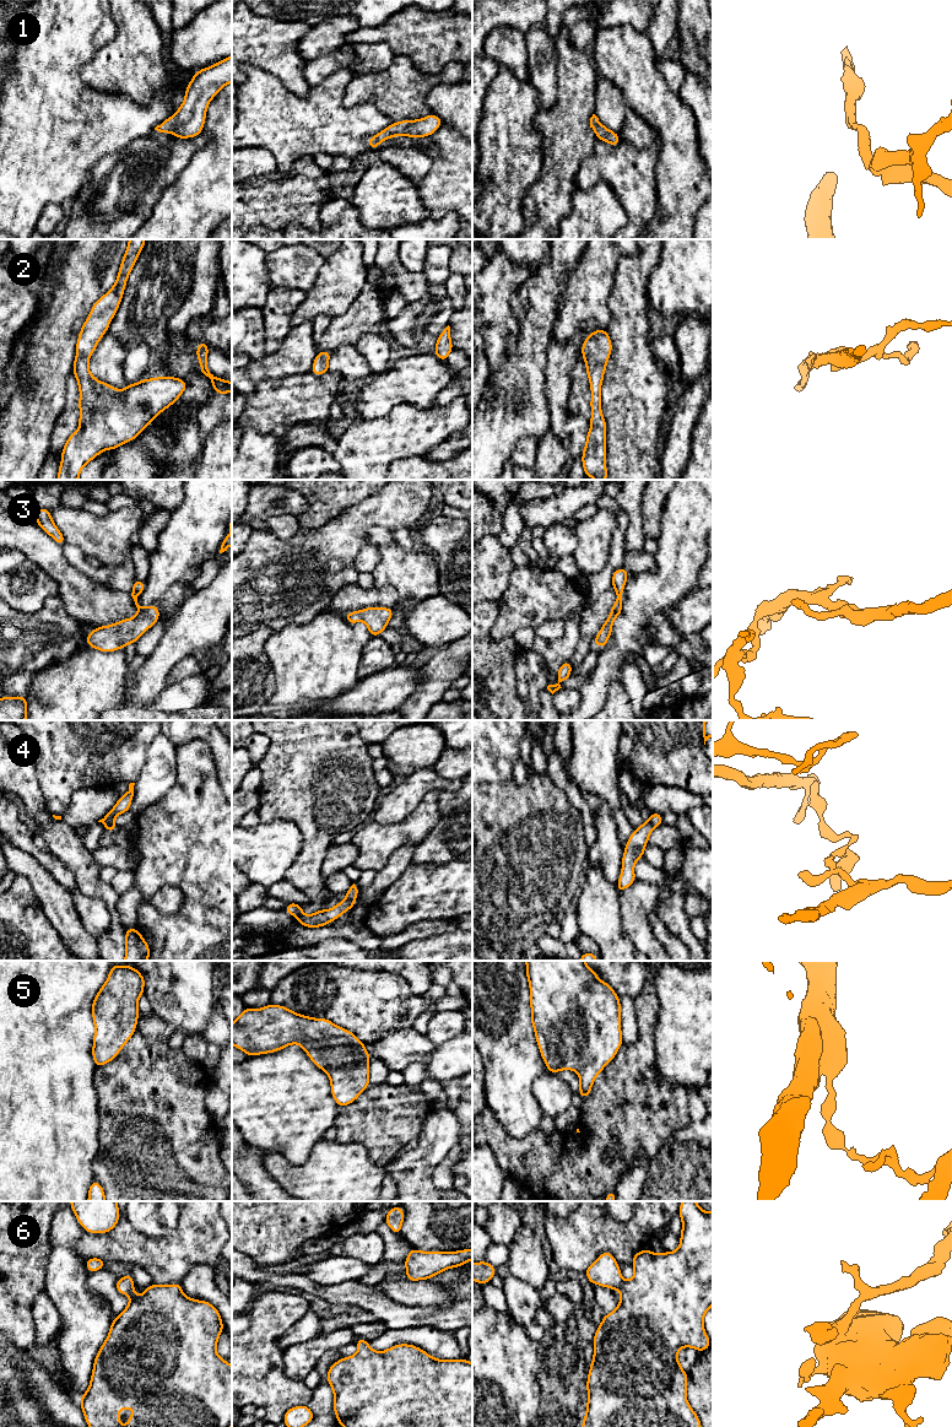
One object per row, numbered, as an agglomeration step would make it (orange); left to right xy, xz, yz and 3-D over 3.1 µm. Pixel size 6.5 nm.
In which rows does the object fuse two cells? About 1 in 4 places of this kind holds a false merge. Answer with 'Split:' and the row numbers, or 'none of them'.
Split: 4

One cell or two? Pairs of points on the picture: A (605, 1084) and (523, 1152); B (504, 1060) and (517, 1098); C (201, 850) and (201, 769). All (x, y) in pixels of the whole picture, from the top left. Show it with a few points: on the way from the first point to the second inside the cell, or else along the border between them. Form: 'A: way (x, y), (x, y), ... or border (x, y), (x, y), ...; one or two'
A: way (605, 1117), (605, 1133), (580, 1157), (556, 1157); one
B: way (508, 1070), (508, 1088); one
C: way (201, 831), (203, 789); one

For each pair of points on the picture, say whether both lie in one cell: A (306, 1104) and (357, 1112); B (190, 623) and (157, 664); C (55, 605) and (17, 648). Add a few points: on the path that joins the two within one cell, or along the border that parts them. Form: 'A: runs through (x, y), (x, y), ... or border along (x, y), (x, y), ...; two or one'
A: border along (339, 1107), (333, 1124); two
B: runs through (187, 633), (167, 654); one
C: runs through (49, 616), (28, 637); one

